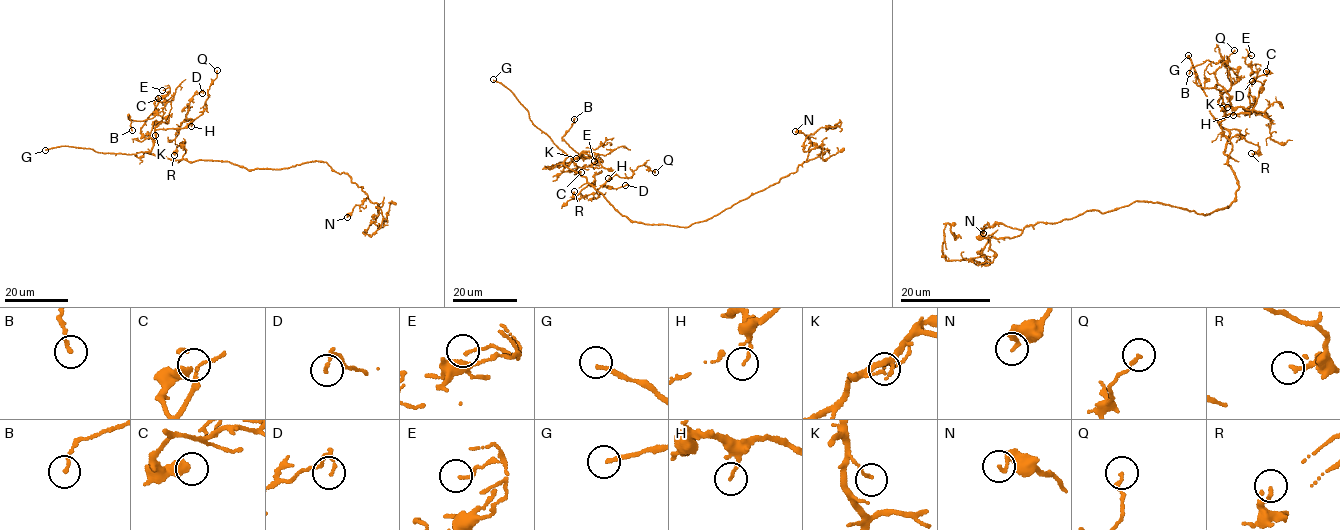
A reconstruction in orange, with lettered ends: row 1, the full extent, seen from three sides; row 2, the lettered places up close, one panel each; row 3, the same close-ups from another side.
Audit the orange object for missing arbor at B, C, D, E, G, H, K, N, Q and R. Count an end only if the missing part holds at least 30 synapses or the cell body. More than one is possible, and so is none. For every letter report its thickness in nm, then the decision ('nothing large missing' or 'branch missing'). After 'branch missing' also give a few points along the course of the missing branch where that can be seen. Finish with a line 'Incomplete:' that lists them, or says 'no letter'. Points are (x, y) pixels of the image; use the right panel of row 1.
B: 140 nm | nothing large missing
C: 400 nm | nothing large missing
D: 90 nm | nothing large missing
E: 110 nm | nothing large missing
G: 180 nm | branch missing | (1188, 55), (1224, 39), (1227, 42), (1222, 46), (1224, 53)
H: 110 nm | nothing large missing
K: 120 nm | nothing large missing
N: 150 nm | nothing large missing
Q: 140 nm | nothing large missing
R: 110 nm | nothing large missing
Incomplete: G

